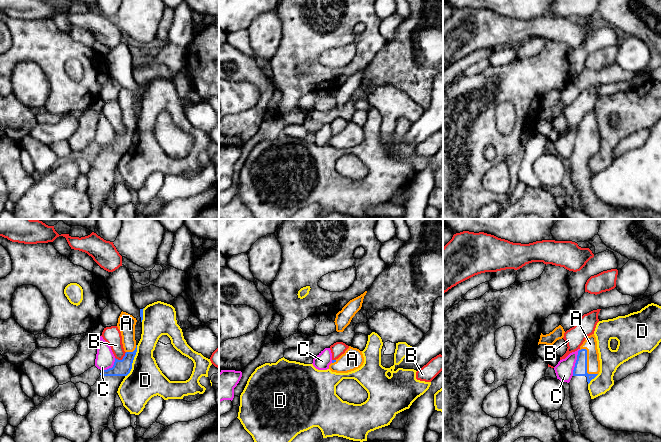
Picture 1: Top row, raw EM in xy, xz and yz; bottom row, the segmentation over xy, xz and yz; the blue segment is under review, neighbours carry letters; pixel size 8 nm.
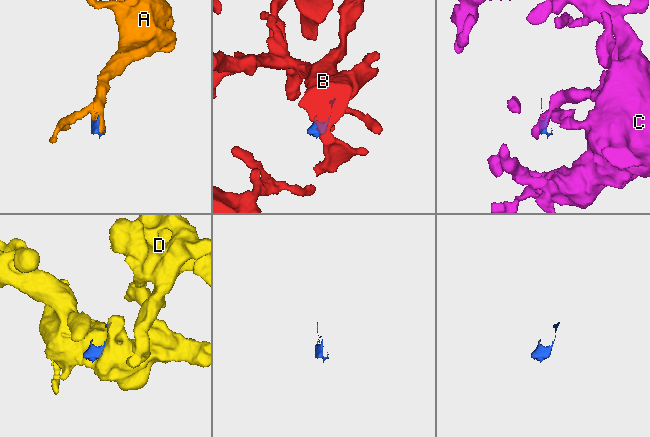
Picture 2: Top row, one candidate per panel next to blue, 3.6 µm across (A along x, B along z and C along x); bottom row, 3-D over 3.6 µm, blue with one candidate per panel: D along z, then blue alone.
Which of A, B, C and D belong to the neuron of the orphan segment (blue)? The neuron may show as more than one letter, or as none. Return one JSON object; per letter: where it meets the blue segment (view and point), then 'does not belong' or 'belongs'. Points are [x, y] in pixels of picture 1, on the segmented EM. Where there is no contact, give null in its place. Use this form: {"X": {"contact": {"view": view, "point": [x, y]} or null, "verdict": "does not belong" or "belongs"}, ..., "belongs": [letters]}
{"A": {"contact": {"view": "yz", "point": [586, 364]}, "verdict": "belongs"}, "B": {"contact": {"view": "xy", "point": [122, 359]}, "verdict": "does not belong"}, "C": {"contact": {"view": "yz", "point": [576, 362]}, "verdict": "does not belong"}, "D": {"contact": {"view": "xy", "point": [132, 361]}, "verdict": "does not belong"}, "belongs": ["A"]}

